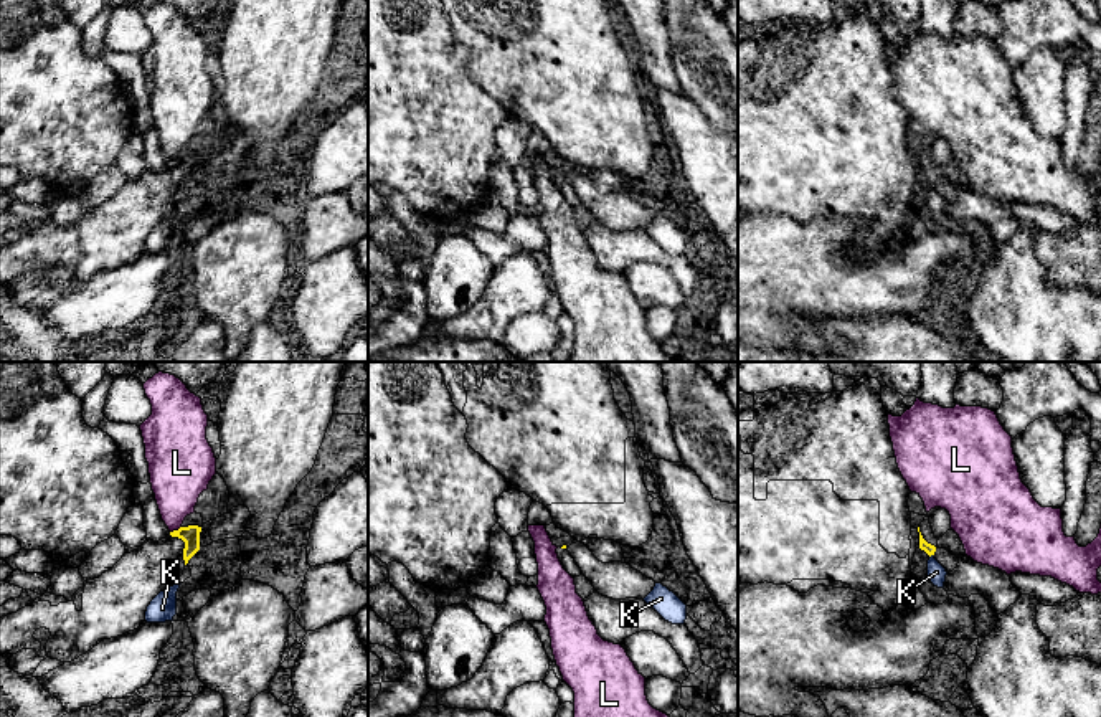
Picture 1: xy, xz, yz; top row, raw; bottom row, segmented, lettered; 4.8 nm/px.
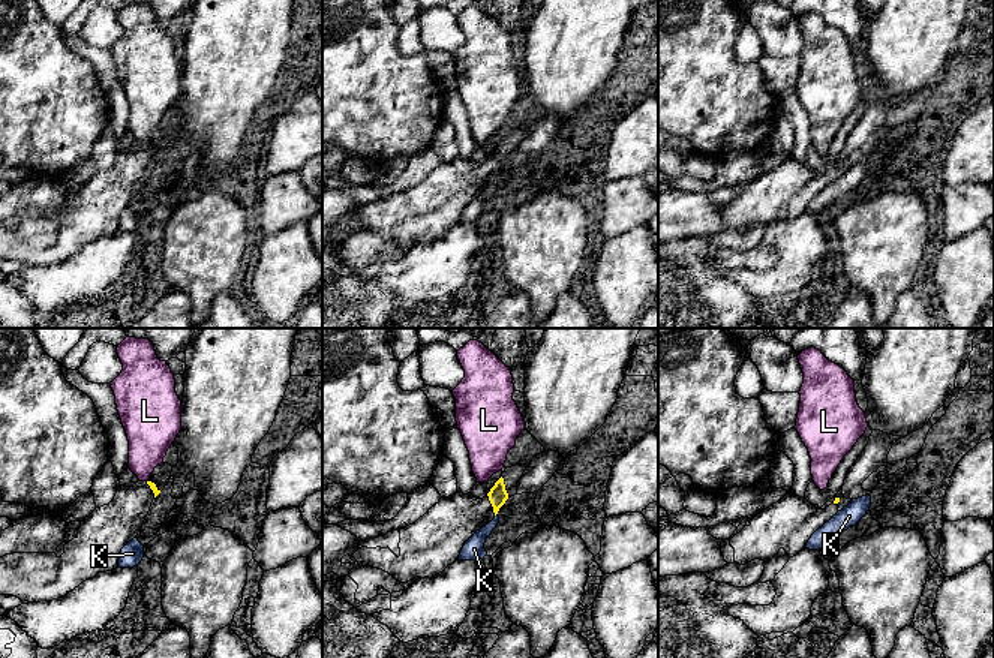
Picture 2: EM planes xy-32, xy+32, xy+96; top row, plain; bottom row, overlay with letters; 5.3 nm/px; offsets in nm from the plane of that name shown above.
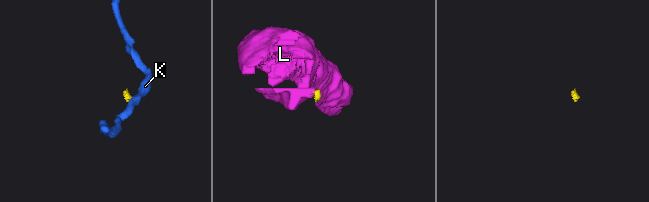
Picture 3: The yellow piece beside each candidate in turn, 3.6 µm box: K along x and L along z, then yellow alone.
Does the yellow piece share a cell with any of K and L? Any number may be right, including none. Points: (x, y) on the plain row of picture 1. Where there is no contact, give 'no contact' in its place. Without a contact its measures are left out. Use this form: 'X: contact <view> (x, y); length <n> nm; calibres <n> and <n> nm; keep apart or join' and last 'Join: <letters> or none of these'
K: contact yz (931, 184); length 30 nm; calibres 50 and 90 nm; keep apart
L: contact xy (175, 161); length 70 nm; calibres 90 and 260 nm; keep apart
Join: none of these

